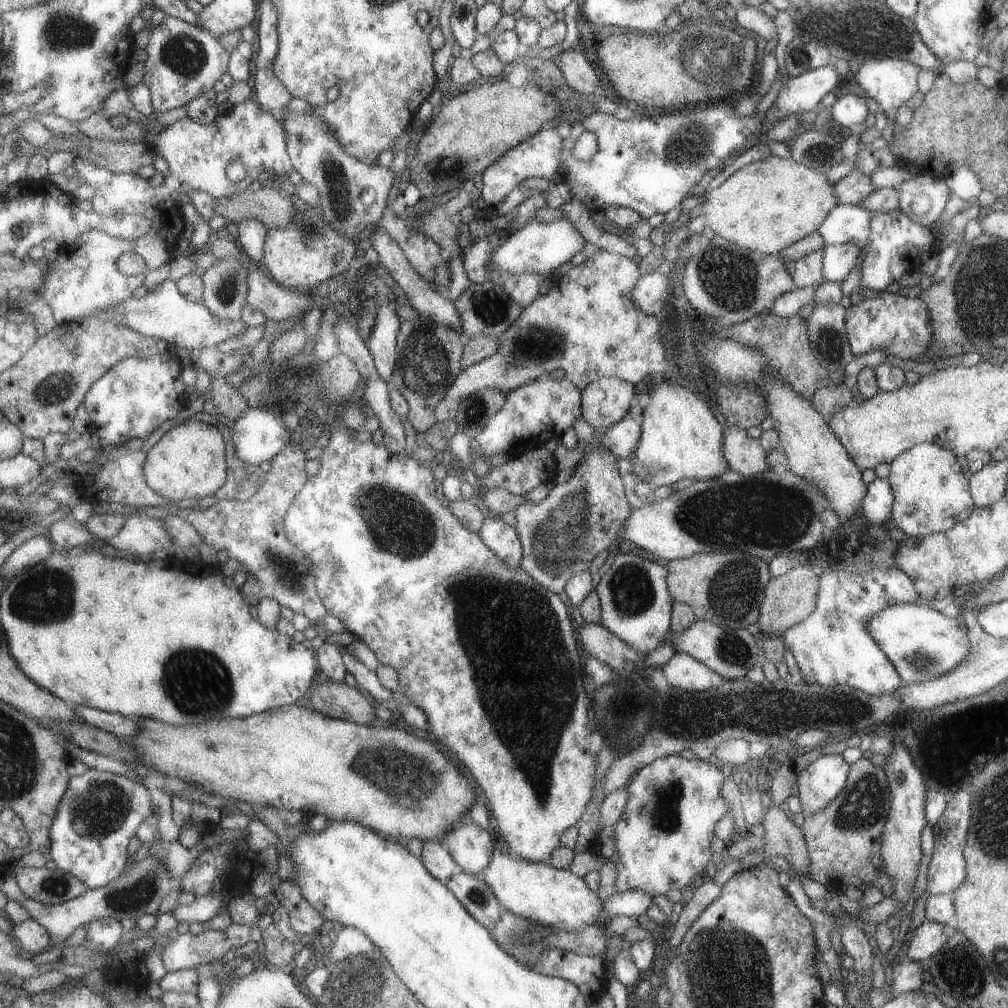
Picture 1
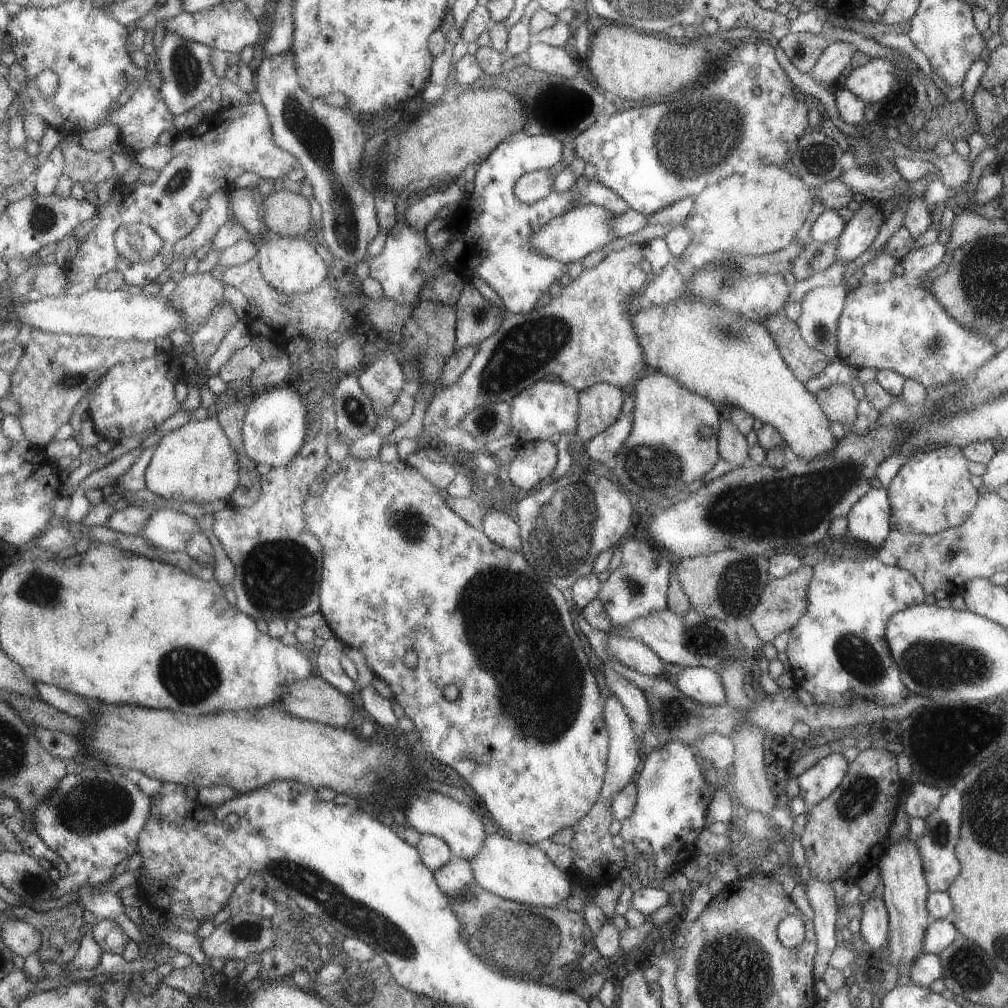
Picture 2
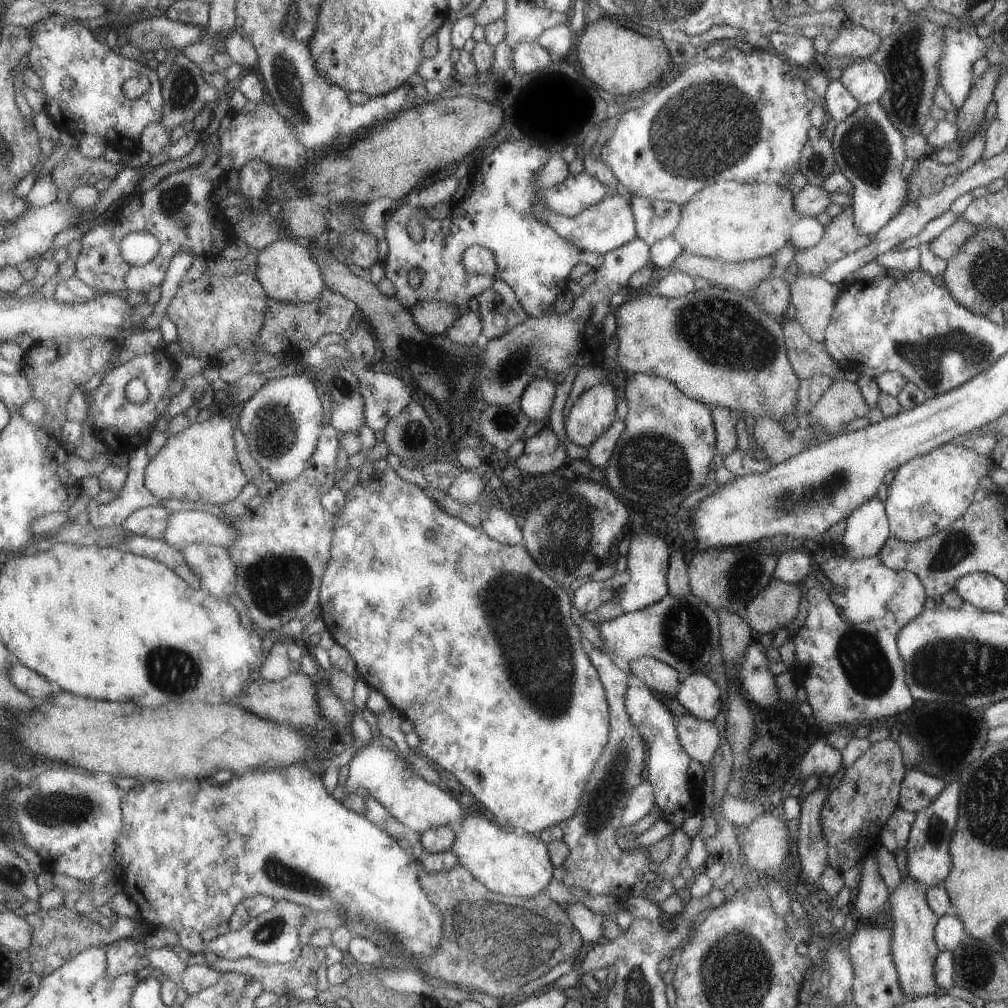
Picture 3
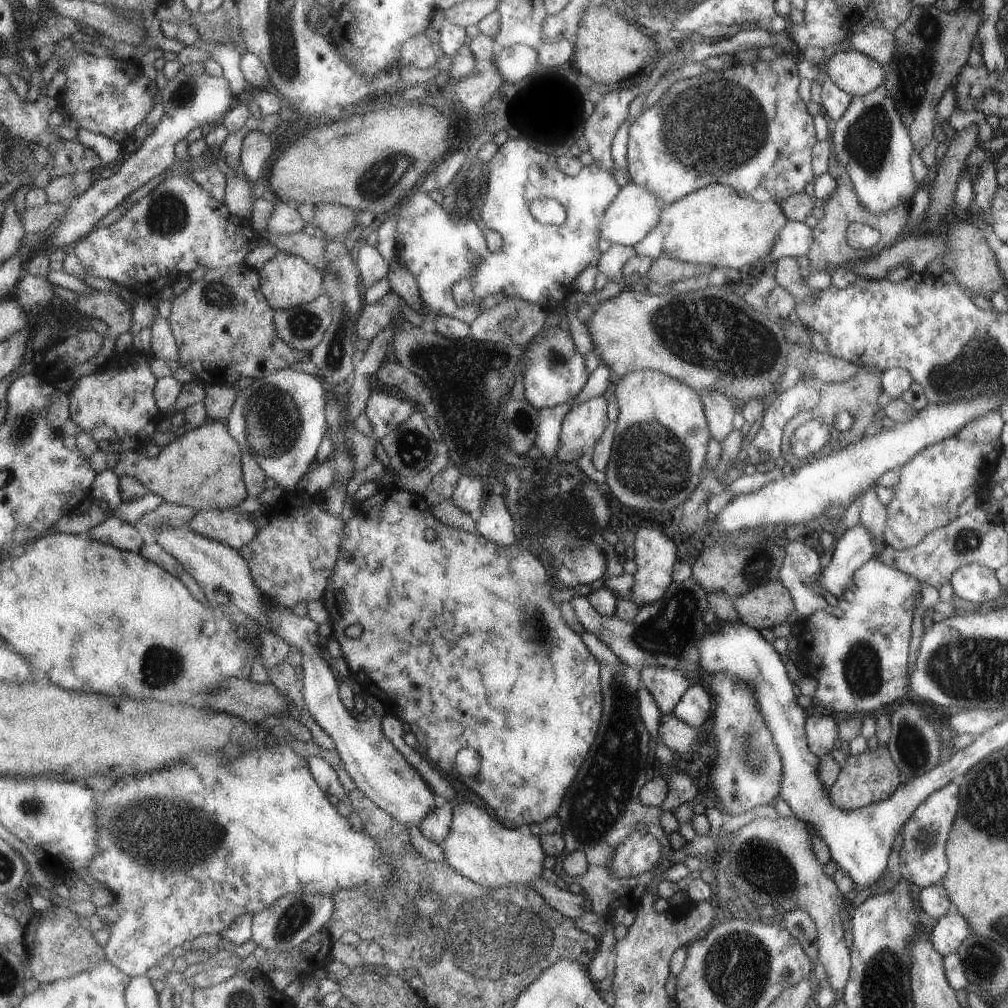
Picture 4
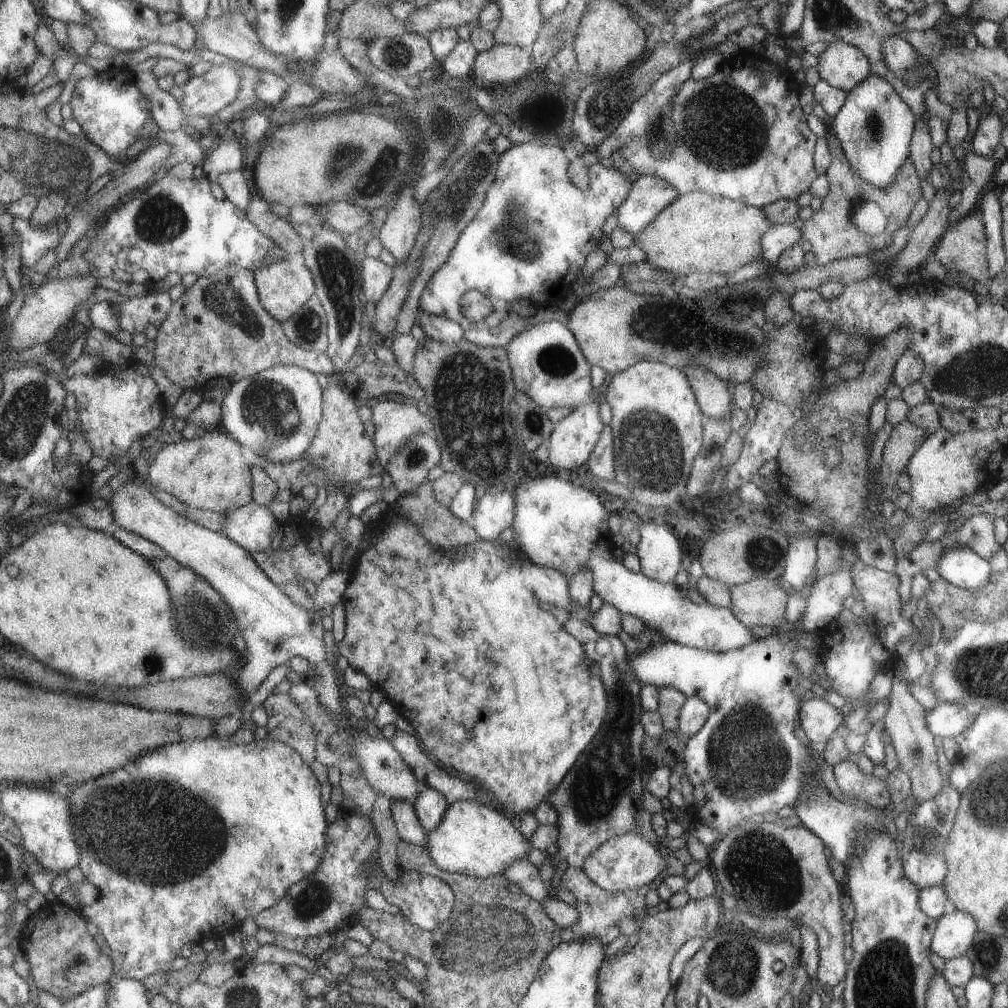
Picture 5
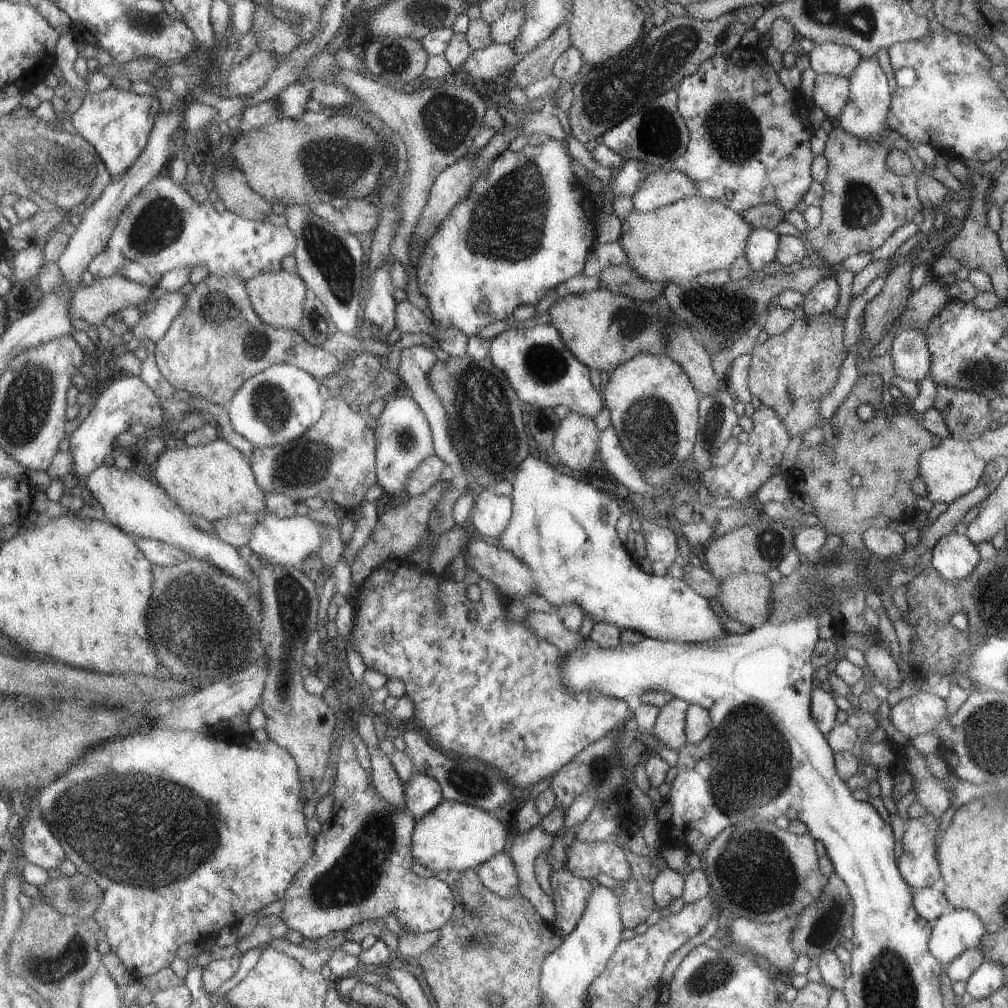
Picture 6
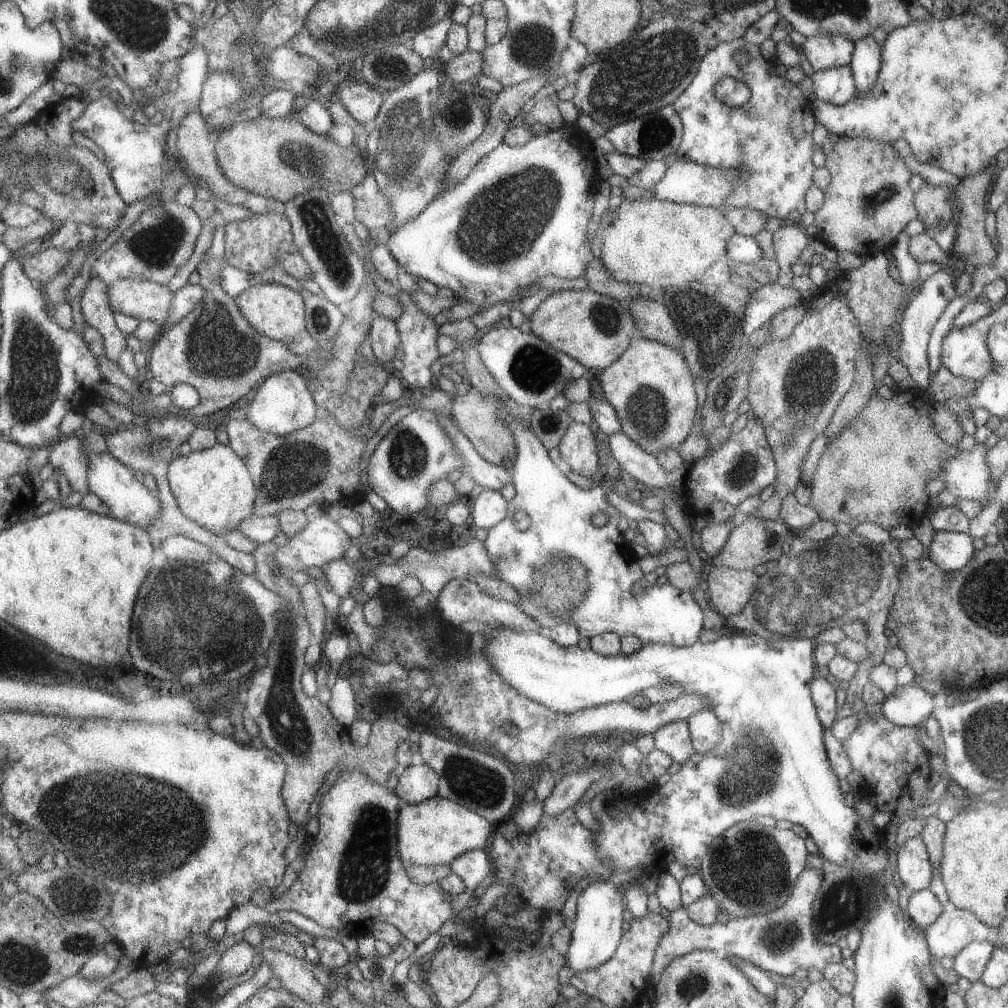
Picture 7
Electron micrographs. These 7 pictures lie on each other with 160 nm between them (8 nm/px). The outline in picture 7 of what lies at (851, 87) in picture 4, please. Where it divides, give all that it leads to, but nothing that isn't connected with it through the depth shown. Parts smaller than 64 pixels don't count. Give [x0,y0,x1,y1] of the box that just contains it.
[798,34,854,71]

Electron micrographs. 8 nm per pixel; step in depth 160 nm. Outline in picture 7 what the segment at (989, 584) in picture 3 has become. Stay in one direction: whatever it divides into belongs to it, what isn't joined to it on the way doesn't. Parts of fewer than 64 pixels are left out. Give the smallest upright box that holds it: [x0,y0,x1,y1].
[927,531,974,574]

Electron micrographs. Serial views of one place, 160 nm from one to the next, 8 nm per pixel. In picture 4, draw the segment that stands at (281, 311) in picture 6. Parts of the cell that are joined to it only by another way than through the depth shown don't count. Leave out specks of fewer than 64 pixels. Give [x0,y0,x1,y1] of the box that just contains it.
[259,251,324,309]

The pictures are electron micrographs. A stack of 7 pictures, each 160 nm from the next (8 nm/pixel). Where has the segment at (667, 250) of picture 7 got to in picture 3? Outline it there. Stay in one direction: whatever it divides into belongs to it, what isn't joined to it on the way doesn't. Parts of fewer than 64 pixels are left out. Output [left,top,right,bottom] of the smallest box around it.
[672,181,829,263]

